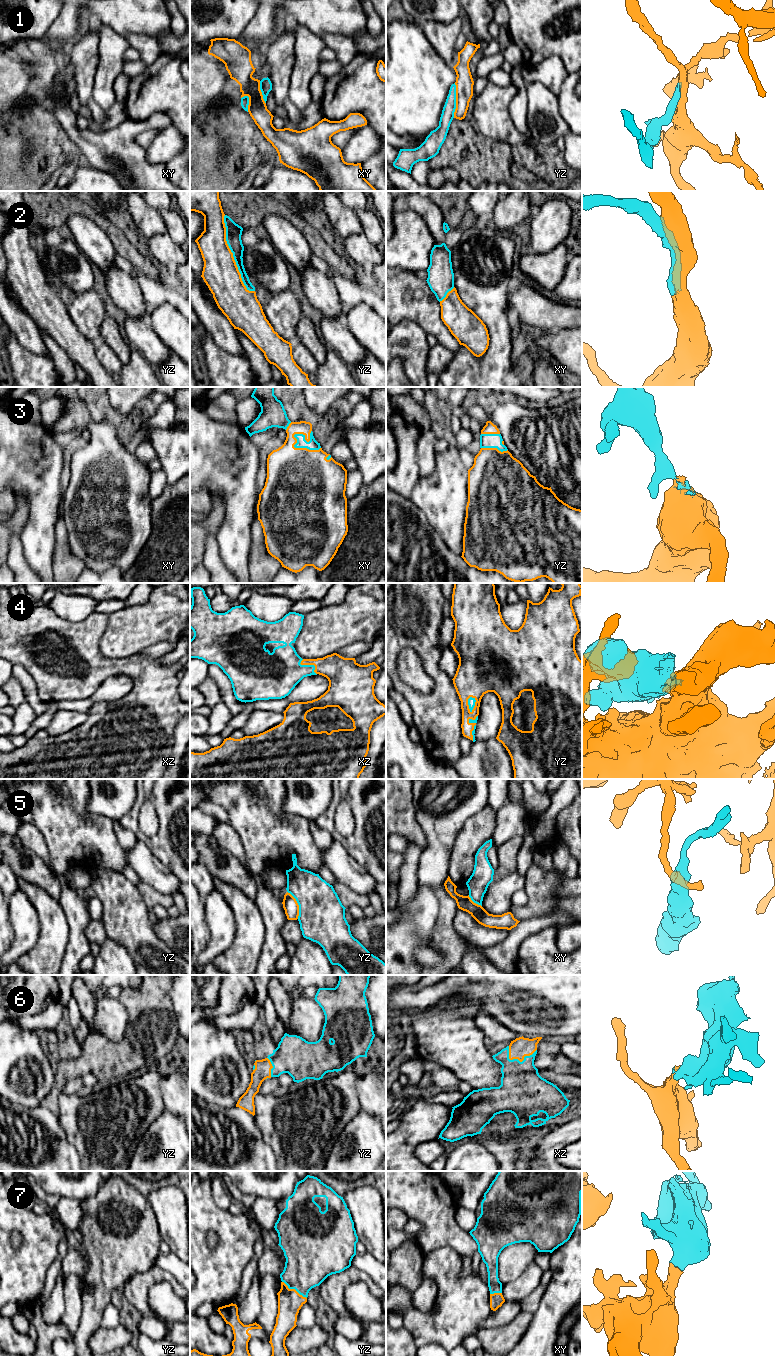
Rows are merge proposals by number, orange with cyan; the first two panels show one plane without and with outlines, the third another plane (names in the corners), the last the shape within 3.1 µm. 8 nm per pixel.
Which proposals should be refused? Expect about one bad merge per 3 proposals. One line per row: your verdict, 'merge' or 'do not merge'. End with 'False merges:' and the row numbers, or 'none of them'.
1: do not merge
2: merge
3: merge
4: merge
5: do not merge
6: merge
7: merge
False merges: 1, 5

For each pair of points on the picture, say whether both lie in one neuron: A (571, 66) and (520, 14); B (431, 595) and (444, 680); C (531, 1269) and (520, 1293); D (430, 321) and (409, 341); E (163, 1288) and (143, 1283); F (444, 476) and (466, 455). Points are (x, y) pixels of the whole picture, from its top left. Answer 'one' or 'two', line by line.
A: one
B: one
C: one
D: two
E: two
F: two

